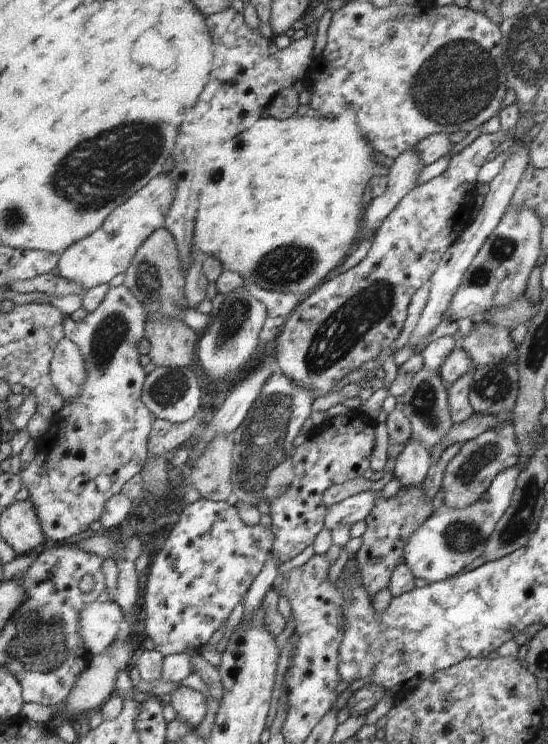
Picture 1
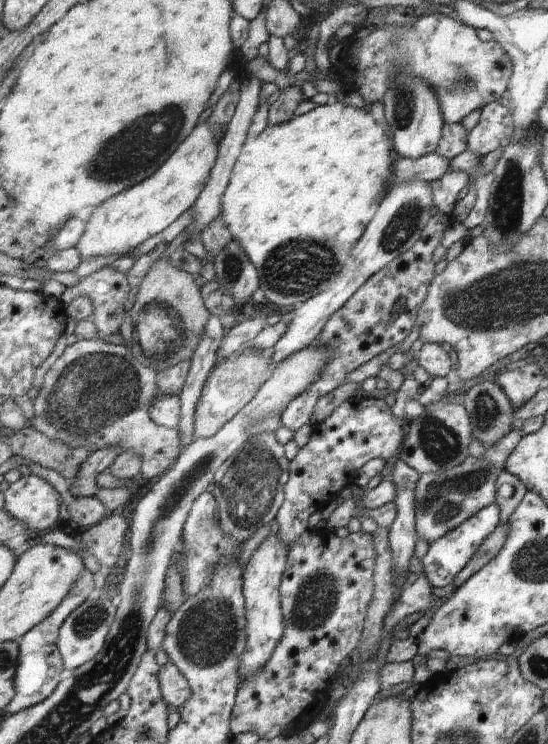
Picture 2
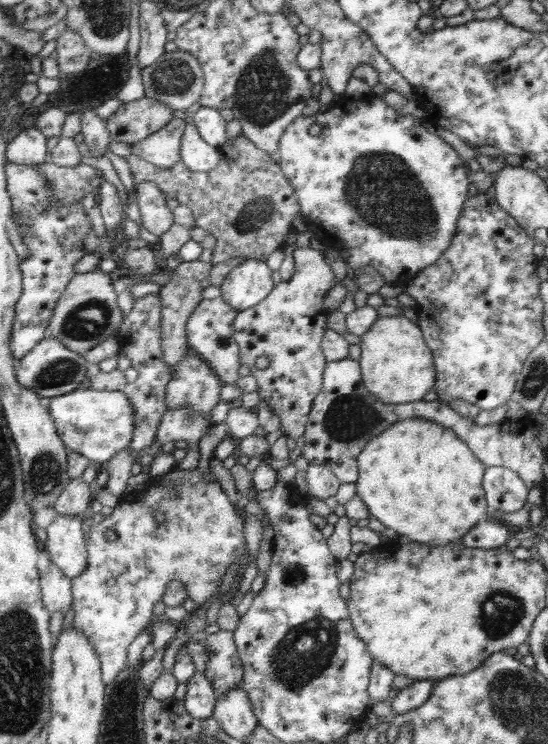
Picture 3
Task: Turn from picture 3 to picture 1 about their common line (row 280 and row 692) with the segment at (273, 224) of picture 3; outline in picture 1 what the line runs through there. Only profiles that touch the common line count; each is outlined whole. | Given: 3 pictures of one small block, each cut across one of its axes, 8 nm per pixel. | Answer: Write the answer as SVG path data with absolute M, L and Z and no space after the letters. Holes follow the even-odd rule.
M179 686L169 696L171 696L169 704L175 708L177 718L181 722L187 722L187 724L199 728L201 722L207 718L209 704L207 704L207 696L203 692L187 688L187 686Z

